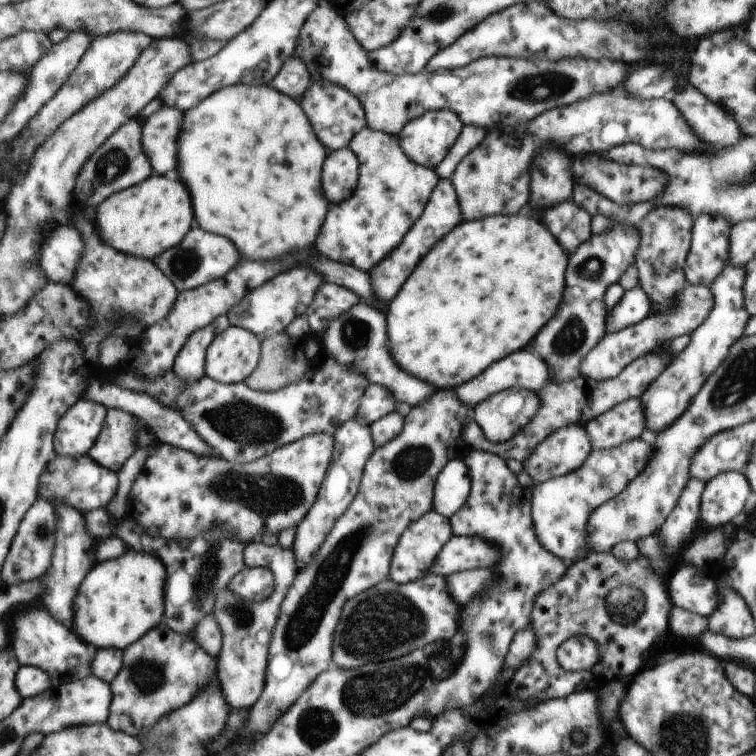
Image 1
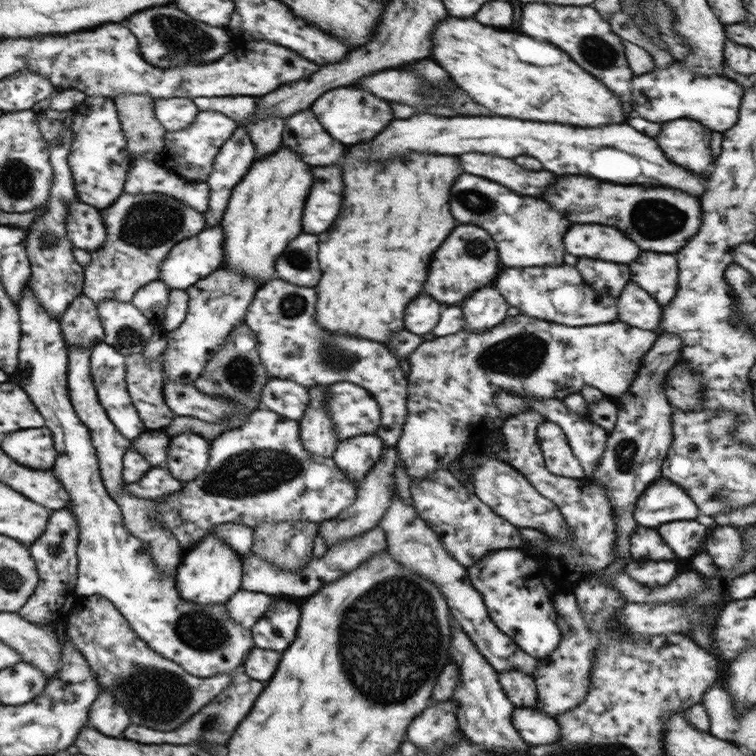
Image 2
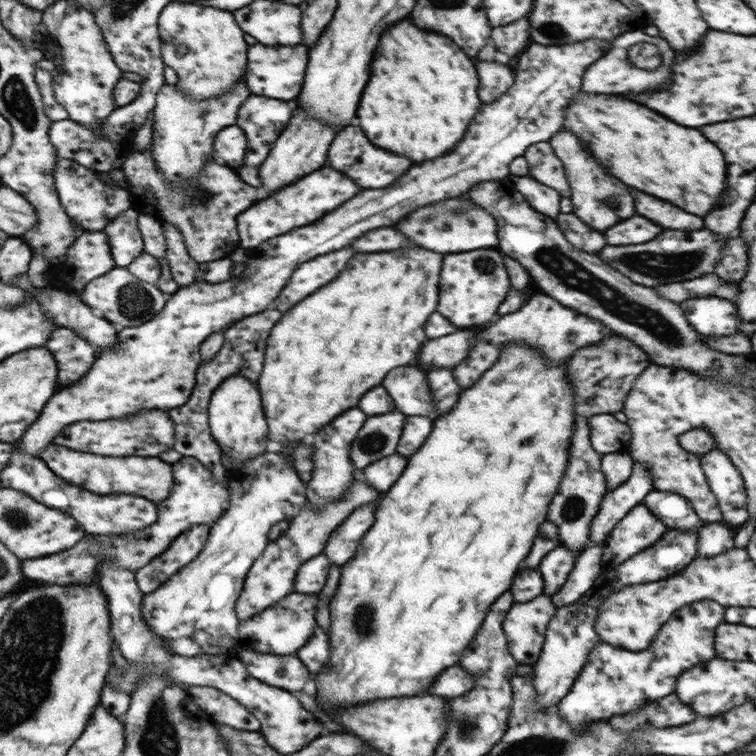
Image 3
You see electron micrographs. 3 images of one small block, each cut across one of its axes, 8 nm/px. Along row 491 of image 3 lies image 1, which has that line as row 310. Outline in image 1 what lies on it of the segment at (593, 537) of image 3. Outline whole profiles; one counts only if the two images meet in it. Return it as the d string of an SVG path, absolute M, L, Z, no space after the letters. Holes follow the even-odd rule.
M636 286L625 291L618 304L606 312L606 334L614 334L642 322L650 310L652 302L642 287Z

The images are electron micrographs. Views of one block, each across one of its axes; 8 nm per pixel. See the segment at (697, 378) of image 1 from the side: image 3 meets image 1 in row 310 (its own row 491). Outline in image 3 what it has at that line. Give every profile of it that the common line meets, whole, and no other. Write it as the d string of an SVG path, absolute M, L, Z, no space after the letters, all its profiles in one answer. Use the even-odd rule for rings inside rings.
M720 449L709 450L700 457L709 489L721 510L720 521L737 527L749 520L747 490L738 469Z

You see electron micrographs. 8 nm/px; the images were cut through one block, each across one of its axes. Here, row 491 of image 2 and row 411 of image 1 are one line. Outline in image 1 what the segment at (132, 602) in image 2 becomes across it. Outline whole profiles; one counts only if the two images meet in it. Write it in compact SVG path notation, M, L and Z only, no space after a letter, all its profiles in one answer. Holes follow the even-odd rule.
M77 400L60 418L54 434L55 454L84 456L94 446L106 420L107 408L91 400Z

